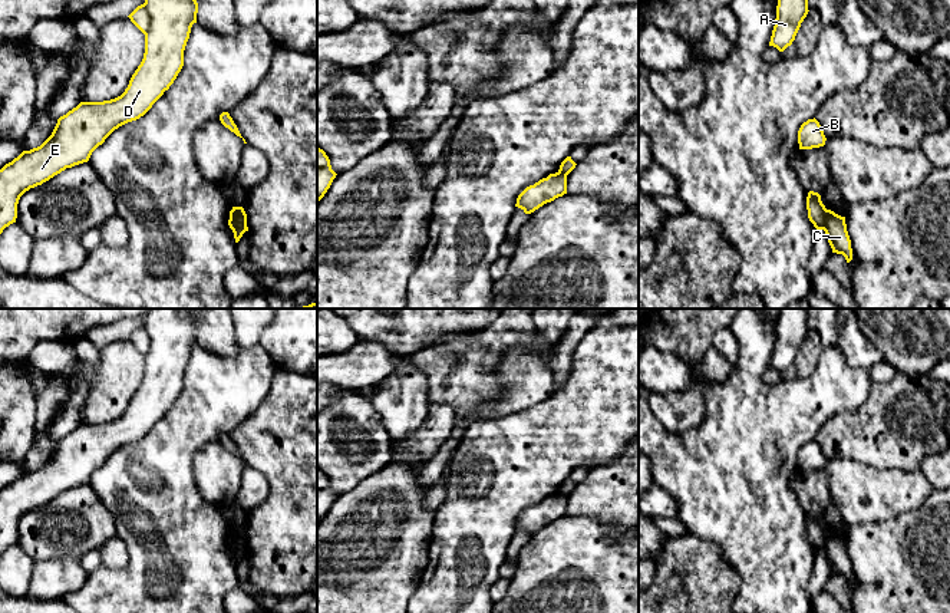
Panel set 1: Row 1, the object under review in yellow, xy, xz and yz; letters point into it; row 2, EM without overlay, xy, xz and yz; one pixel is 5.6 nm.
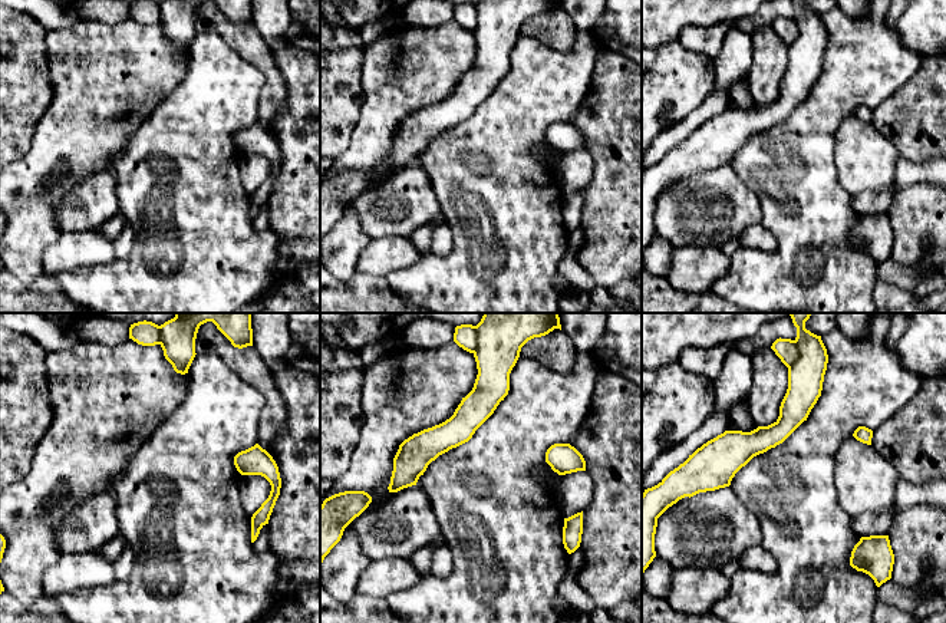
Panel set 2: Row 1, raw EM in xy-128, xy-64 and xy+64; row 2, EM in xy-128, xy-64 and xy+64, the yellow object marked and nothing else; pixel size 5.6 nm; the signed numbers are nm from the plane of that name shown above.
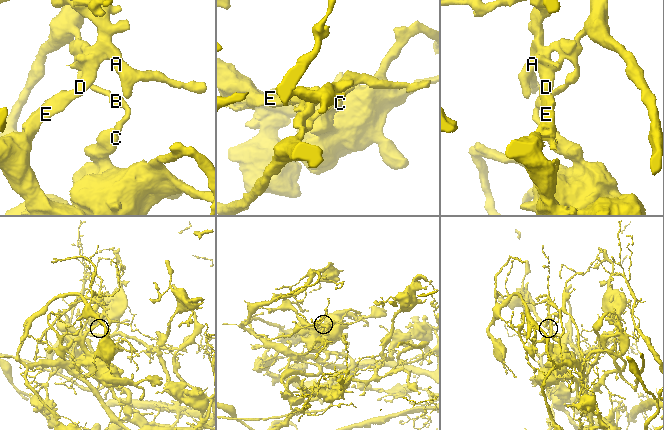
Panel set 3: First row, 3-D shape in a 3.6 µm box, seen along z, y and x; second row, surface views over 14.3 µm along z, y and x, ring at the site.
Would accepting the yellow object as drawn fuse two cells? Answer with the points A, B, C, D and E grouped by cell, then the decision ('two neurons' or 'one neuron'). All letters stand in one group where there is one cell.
A C D E / B; two neurons

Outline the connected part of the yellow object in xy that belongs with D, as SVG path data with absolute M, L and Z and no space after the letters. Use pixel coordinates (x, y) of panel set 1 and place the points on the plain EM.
M149 309L145 329L151 347L145 355L145 375L125 413L110 422L80 424L57 441L52 457L37 469L23 472L0 491L0 556L16 544L20 518L60 495L66 490L88 484L92 474L119 448L144 438L177 401L184 388L184 372L191 349L197 345L198 324L192 309L181 314L177 309Z

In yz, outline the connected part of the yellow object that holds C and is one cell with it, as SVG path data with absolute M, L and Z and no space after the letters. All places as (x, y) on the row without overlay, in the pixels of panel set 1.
M827 531L824 553L832 570L832 574L842 576L847 584L850 584L852 581L852 570L847 553L845 538Z

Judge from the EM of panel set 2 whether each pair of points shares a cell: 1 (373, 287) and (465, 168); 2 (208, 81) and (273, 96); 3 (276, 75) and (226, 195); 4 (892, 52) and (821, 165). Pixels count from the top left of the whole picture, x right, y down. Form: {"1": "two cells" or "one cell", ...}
{"1": "two cells", "2": "two cells", "3": "two cells", "4": "one cell"}

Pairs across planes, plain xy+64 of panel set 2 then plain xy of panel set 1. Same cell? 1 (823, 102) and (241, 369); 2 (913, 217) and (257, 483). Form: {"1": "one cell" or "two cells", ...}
{"1": "one cell", "2": "two cells"}

